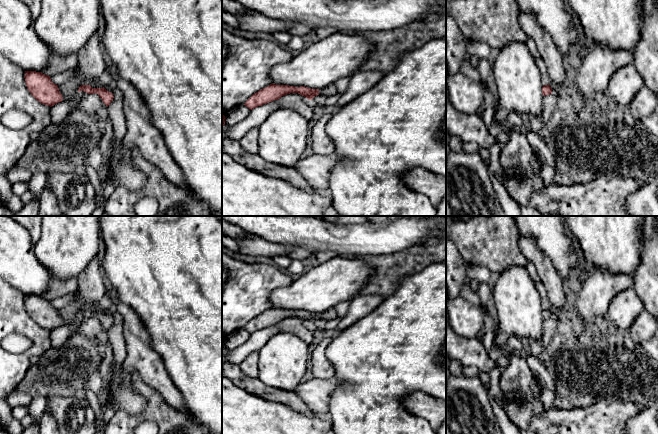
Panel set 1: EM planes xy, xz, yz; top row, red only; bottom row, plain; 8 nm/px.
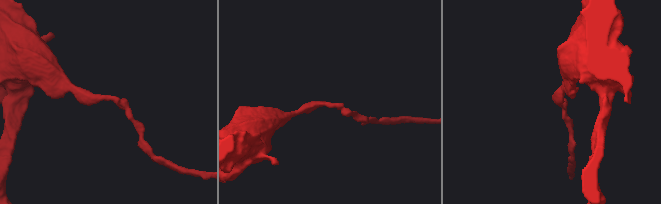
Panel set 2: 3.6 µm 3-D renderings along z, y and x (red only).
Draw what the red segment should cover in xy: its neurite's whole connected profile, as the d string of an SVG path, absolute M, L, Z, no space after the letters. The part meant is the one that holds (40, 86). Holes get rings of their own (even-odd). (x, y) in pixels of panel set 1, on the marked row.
M25 71L24 78L27 89L41 104L52 107L62 102L63 97L58 85L51 81L50 76L36 71Z

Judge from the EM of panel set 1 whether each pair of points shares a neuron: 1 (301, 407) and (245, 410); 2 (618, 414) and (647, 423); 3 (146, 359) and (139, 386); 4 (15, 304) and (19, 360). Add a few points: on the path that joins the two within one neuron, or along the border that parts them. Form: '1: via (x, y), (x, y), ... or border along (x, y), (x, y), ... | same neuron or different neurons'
1: border along (269, 400), (283, 403), (296, 411), (313, 417) | different neurons
2: border along (641, 405), (641, 409), (627, 423) | different neurons
3: border along (136, 374), (145, 384), (159, 394) | different neurons
4: via (18, 318), (36, 336), (36, 345), (33, 348) | same neuron

